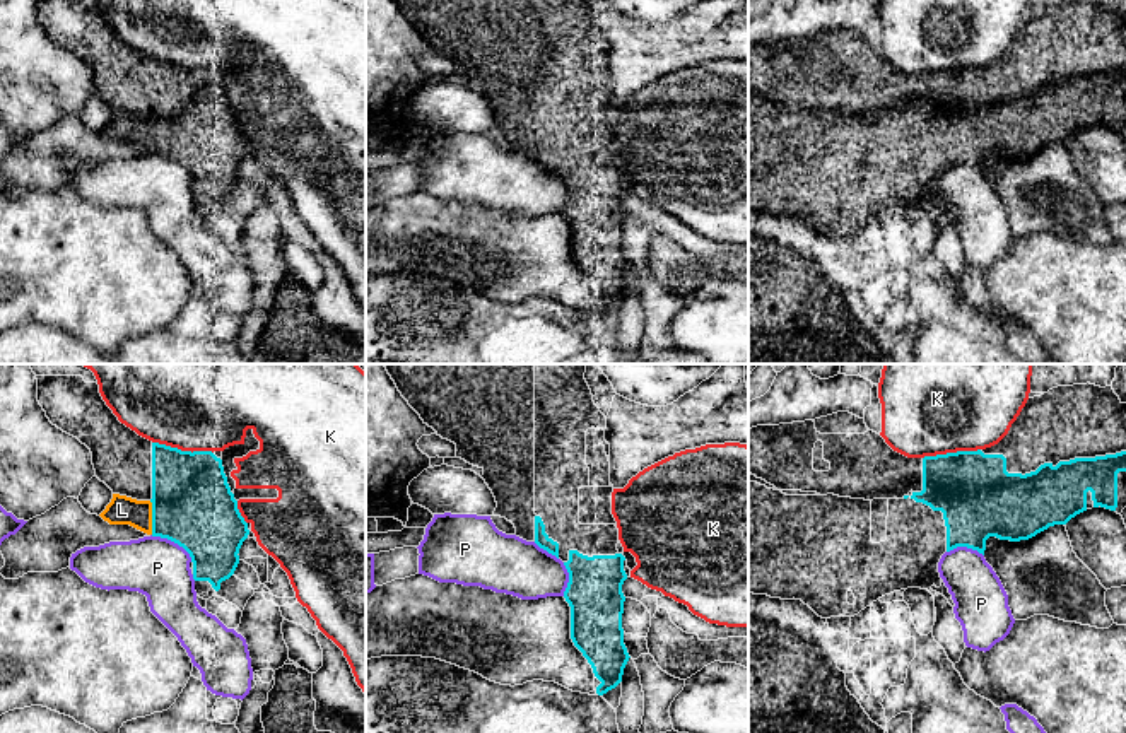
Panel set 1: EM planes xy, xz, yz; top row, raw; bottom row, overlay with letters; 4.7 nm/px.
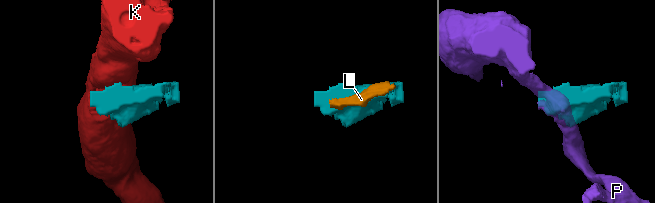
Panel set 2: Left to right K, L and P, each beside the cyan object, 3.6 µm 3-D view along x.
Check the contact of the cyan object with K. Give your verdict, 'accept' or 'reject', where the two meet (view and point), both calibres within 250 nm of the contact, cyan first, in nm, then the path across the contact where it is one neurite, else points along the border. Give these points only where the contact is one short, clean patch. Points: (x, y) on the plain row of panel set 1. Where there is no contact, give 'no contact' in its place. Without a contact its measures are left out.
reject; contact xy (183, 69); calibres 380 and 320 nm

